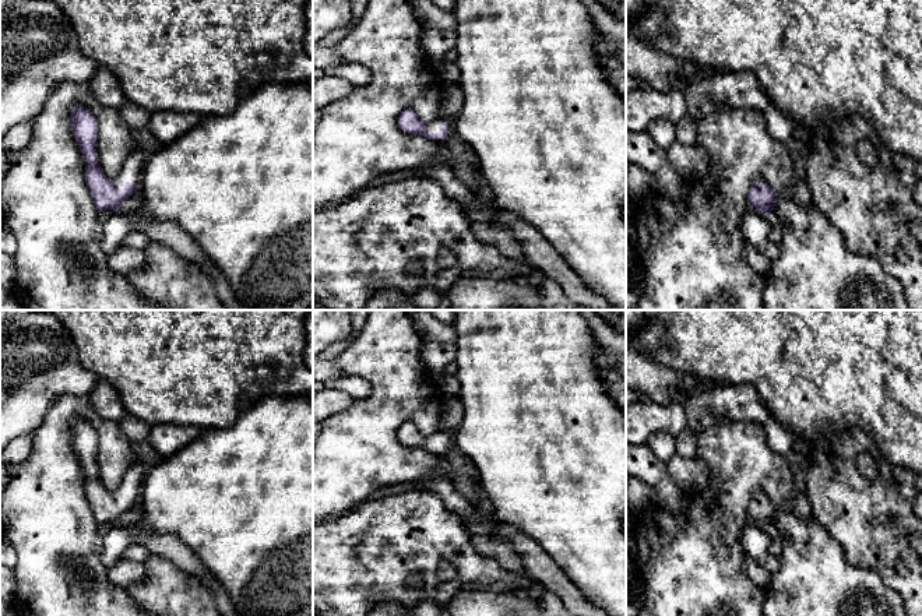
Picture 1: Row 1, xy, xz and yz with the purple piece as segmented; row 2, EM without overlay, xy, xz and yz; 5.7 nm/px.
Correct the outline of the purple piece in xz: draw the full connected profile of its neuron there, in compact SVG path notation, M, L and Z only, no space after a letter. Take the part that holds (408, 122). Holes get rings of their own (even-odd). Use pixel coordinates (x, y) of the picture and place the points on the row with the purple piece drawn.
M405 109L398 117L398 127L408 134L419 134L446 145L454 137L454 123L447 119L434 119L429 123L422 122L418 115Z

